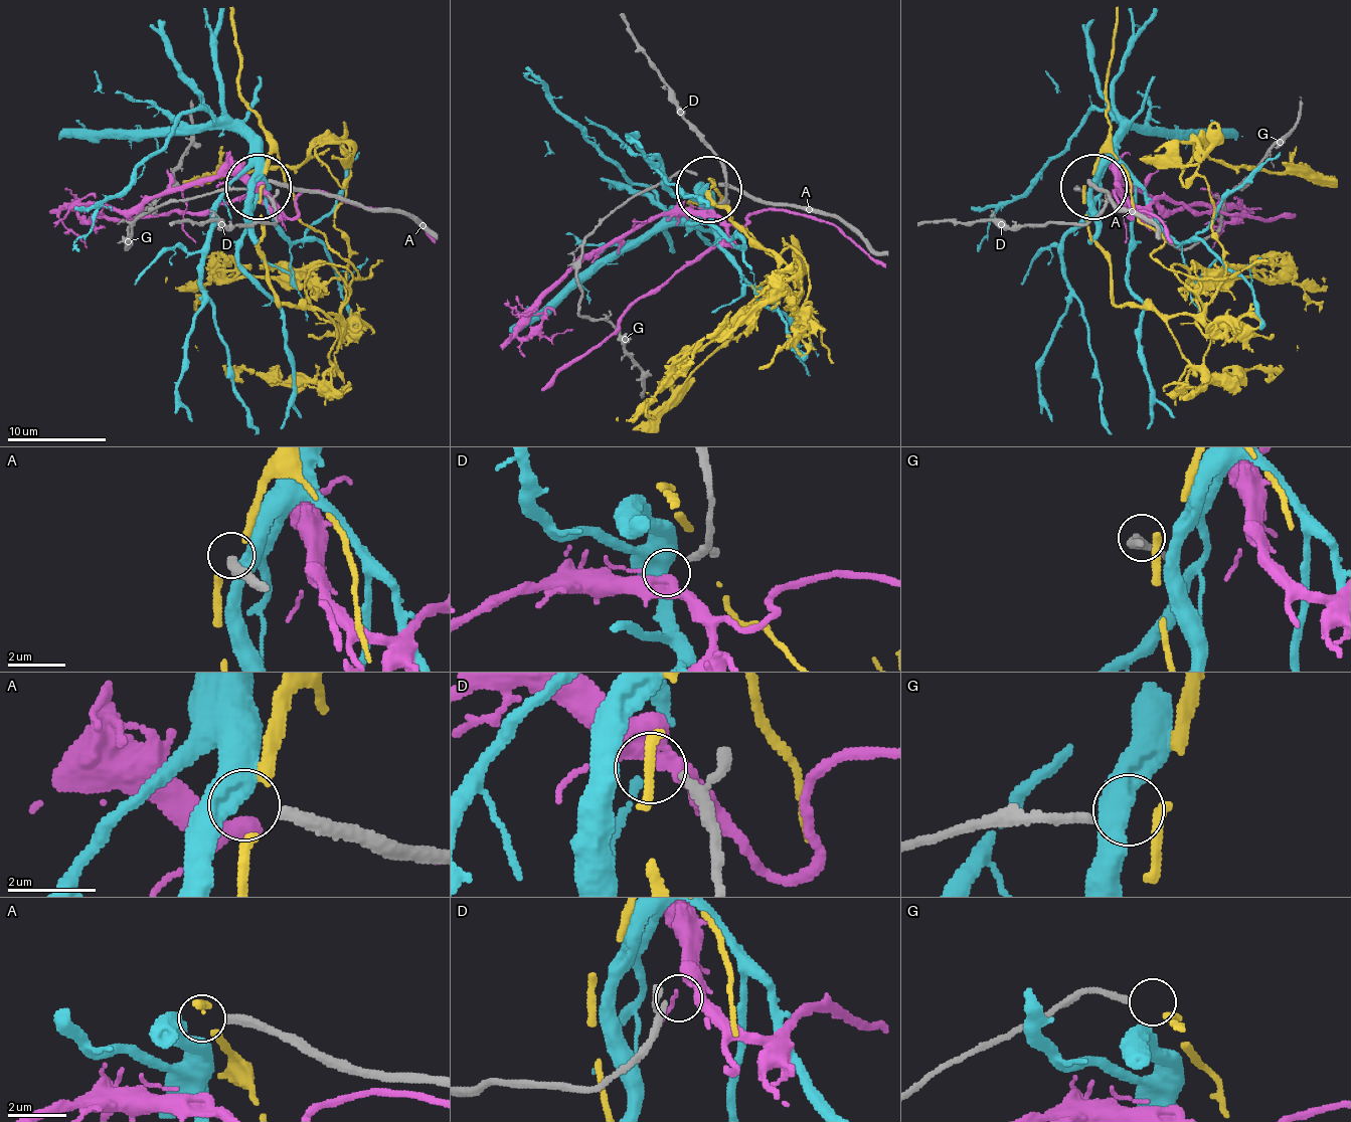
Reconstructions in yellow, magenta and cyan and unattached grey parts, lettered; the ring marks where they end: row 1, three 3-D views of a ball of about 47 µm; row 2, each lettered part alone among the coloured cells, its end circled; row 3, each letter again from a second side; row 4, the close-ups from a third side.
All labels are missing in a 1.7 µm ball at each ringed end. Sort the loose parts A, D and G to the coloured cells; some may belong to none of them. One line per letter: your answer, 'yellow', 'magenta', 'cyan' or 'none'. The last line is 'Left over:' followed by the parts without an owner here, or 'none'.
A: cyan
D: magenta
G: none
Left over: G

